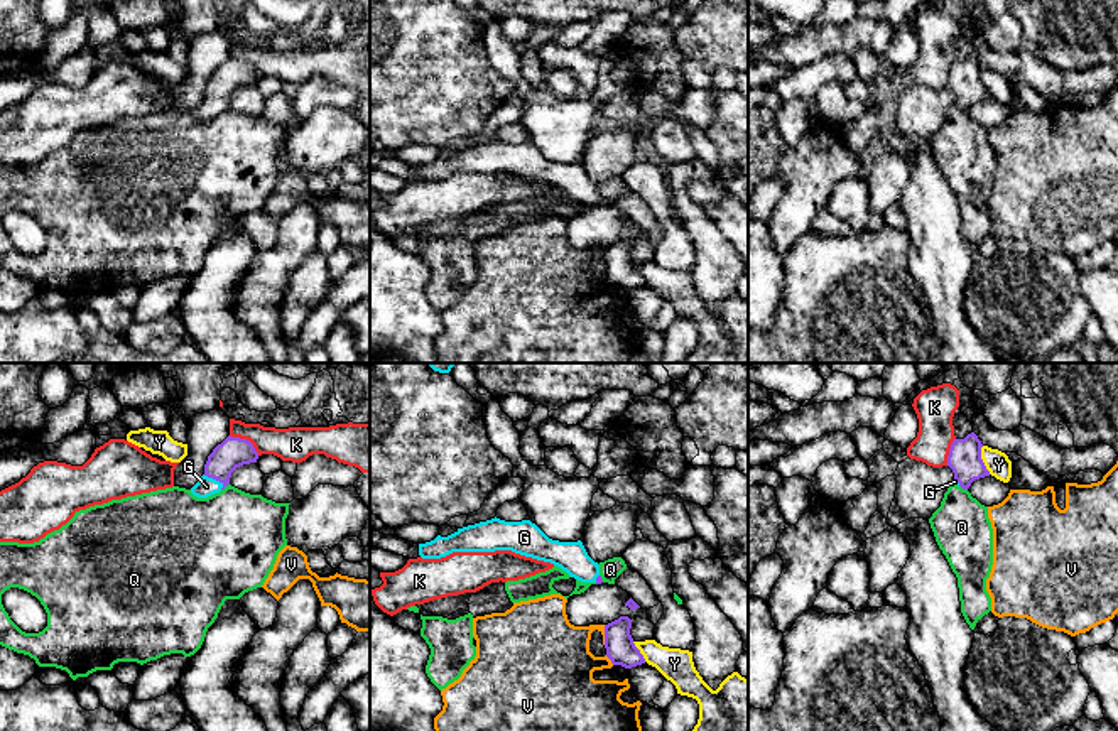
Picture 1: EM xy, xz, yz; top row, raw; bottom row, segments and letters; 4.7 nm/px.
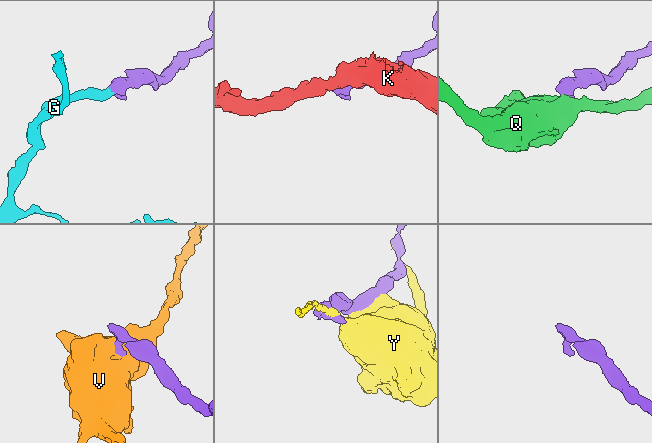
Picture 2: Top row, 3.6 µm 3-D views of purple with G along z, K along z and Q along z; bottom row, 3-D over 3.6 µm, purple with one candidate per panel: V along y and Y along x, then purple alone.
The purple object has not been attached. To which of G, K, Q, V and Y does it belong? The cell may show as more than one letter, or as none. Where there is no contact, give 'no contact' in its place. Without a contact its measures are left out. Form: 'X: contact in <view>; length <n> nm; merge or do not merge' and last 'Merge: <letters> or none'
G: contact in xy; length 120 nm; merge
K: contact in xy; length 170 nm; do not merge
Q: contact in xy; length 50 nm; do not merge
V: contact in xz; length 100 nm; do not merge
Y: contact in yz; length 140 nm; do not merge
Merge: G

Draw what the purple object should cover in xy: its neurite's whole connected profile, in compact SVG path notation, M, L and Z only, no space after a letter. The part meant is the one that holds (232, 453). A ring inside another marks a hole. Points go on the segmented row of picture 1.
M228 436L208 456L204 474L191 488L191 493L198 498L208 498L220 493L230 485L231 473L236 468L257 463L257 459L258 452L250 441Z

